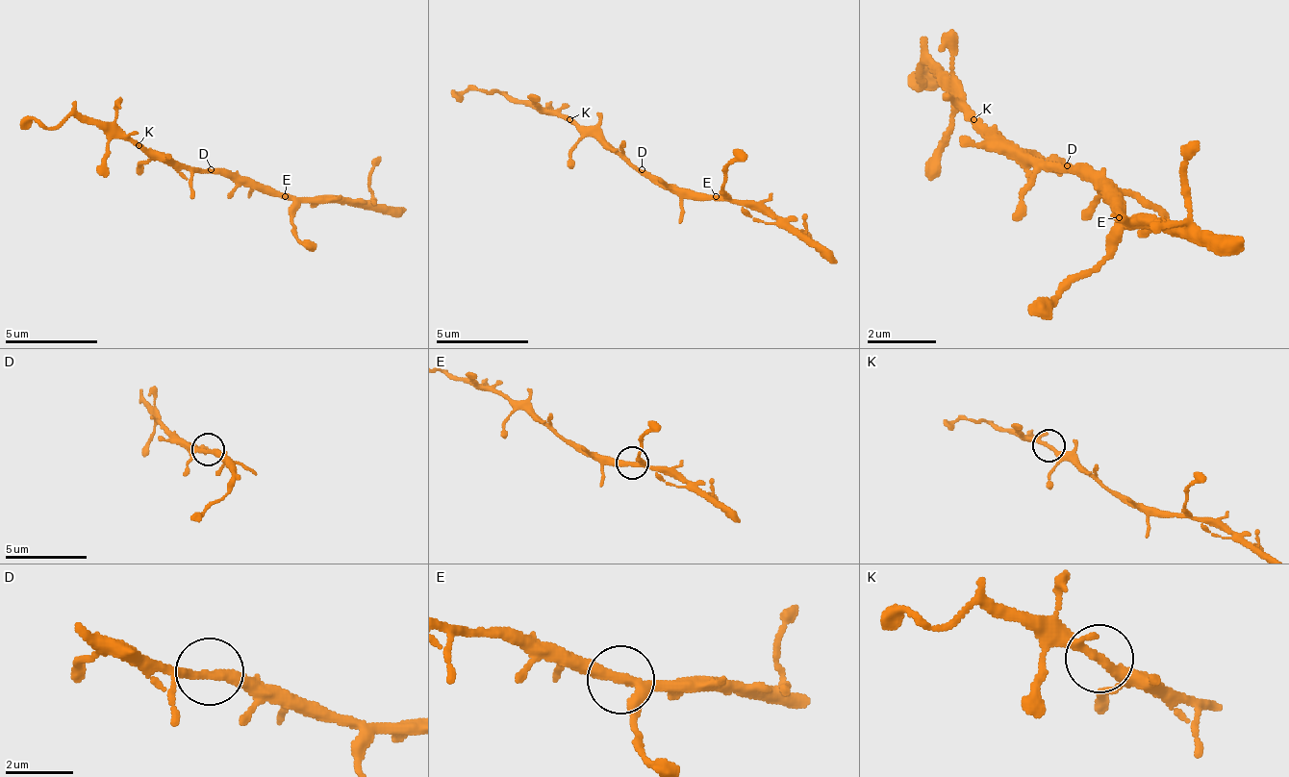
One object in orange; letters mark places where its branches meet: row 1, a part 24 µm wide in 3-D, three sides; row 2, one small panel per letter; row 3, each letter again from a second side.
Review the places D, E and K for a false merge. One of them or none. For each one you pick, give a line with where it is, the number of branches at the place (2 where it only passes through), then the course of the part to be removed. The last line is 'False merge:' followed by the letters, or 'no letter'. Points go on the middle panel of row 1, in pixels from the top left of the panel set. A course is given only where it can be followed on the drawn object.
False merge: no letter

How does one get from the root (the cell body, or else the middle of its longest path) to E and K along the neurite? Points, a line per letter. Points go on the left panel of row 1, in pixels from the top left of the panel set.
E: (206, 174), (224, 174), (234, 183), (243, 183), (262, 192), (275, 192), (285, 196)
K: (206, 174), (192, 174), (188, 169), (174, 169), (160, 160), (151, 160), (137, 146)

